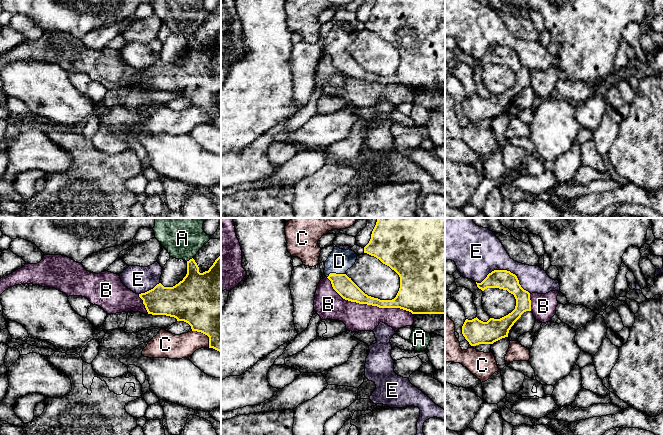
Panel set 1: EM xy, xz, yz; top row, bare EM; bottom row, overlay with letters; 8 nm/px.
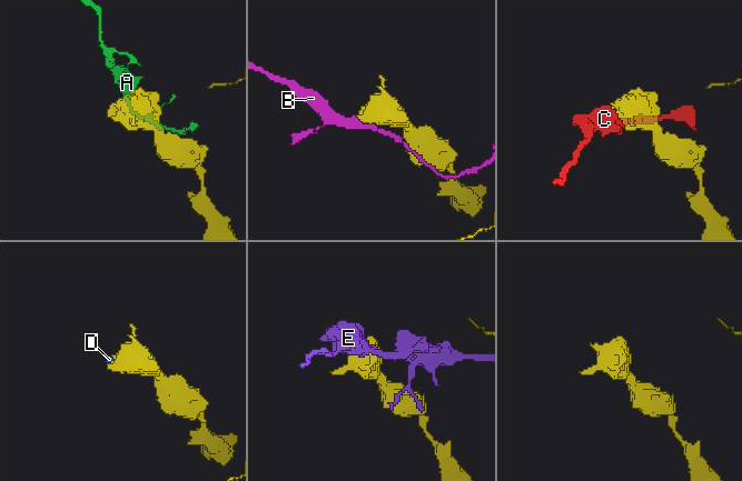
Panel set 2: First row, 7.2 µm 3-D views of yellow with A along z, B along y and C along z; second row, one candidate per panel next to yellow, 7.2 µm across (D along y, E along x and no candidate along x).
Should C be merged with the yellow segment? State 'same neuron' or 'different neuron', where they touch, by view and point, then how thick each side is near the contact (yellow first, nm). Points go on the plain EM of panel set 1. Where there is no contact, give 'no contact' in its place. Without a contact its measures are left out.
different neuron | xy (205, 110) | 500/190 nm

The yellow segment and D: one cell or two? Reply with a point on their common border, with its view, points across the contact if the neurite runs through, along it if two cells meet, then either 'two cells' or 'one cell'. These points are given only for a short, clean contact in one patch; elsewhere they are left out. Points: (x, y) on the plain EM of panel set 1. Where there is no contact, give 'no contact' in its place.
contact xz (335, 49); way xz (342, 60), (335, 49), (335, 43), (339, 37); one cell

